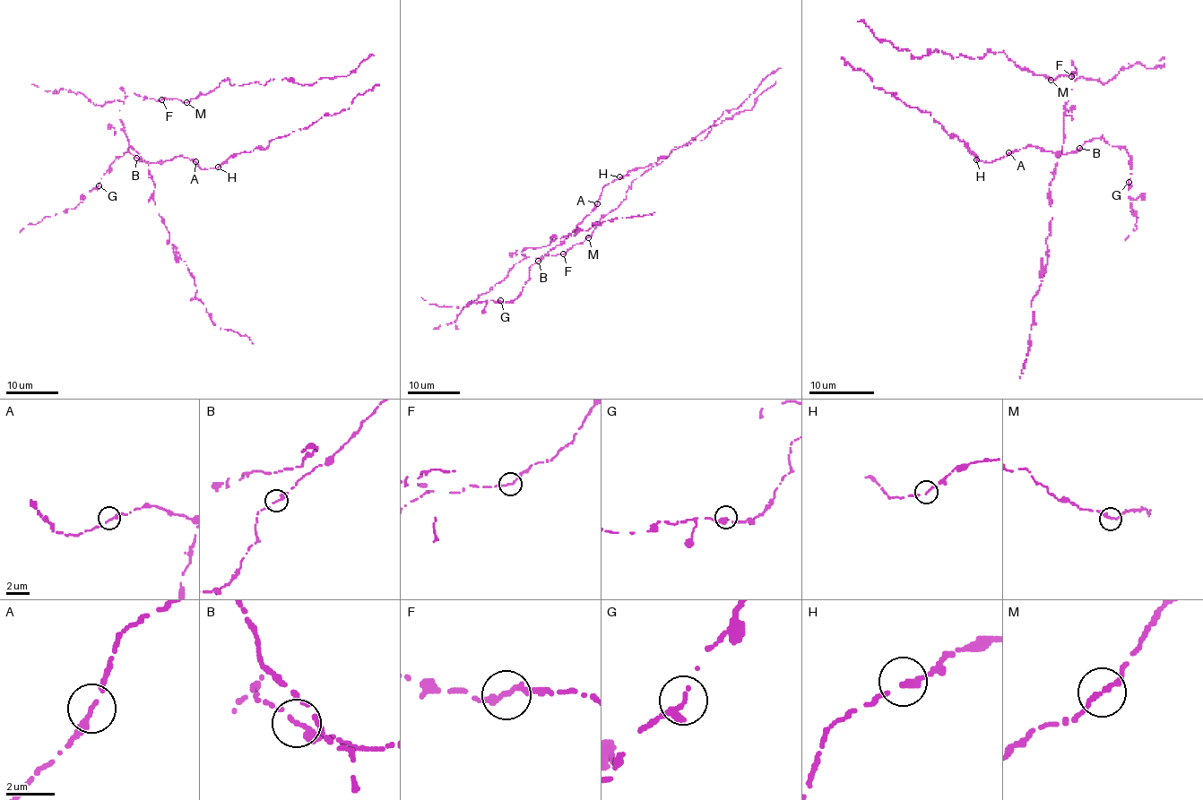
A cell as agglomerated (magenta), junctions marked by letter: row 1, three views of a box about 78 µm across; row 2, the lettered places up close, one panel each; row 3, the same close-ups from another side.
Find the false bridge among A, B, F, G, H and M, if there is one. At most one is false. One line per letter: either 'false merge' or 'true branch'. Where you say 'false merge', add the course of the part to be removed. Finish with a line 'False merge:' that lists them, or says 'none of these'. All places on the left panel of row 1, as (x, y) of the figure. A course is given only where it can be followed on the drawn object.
A: true branch
B: true branch
F: true branch
G: true branch
H: true branch
M: true branch
False merge: none of these

